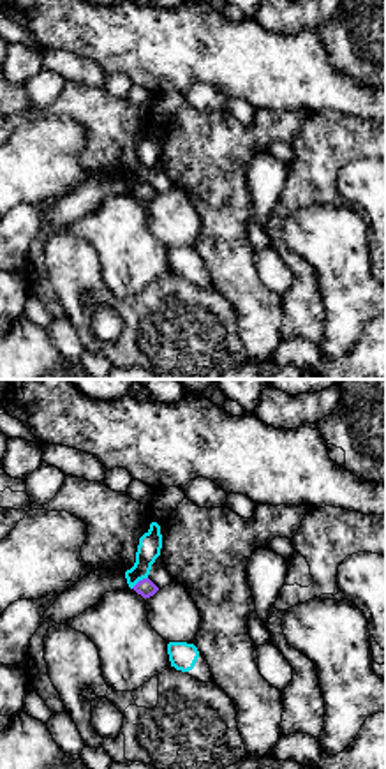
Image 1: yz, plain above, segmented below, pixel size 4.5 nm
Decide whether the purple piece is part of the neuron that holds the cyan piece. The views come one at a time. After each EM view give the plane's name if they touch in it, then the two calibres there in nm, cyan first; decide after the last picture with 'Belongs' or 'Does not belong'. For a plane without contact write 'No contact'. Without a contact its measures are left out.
Touches cyan in yz. Thickness 110 nm (cyan) against 80 nm

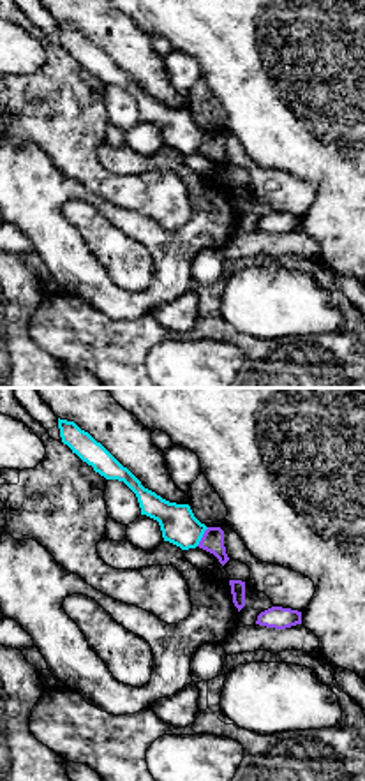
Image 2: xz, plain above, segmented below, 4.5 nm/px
Touches cyan in xz. Thickness 170 nm (cyan) against 100 nm

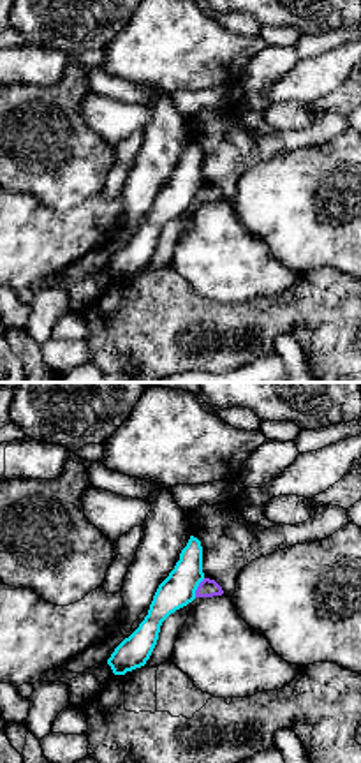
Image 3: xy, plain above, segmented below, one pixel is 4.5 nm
Touches cyan in xy. Thickness 160 nm (cyan) against 80 nm

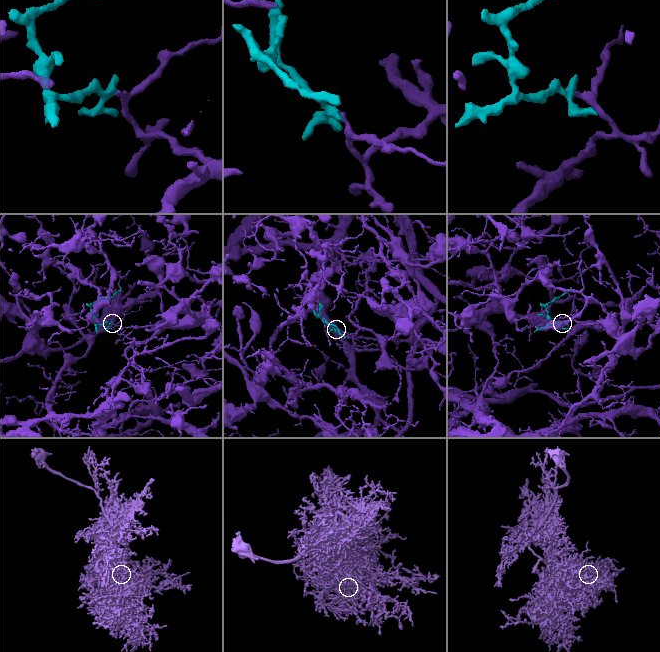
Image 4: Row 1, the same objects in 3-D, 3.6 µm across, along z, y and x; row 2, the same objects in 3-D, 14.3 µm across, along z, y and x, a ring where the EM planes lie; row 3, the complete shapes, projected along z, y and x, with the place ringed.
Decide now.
Does not belong

